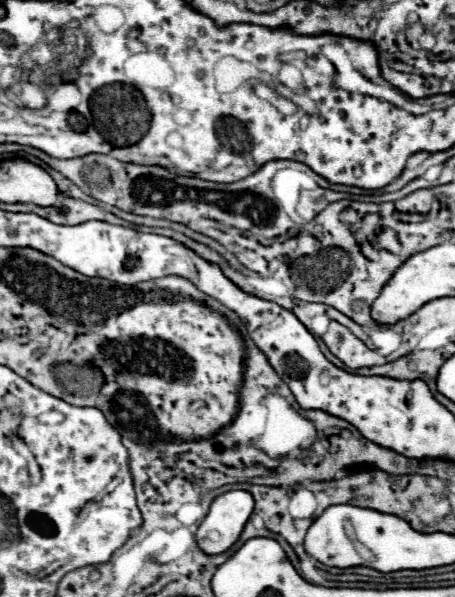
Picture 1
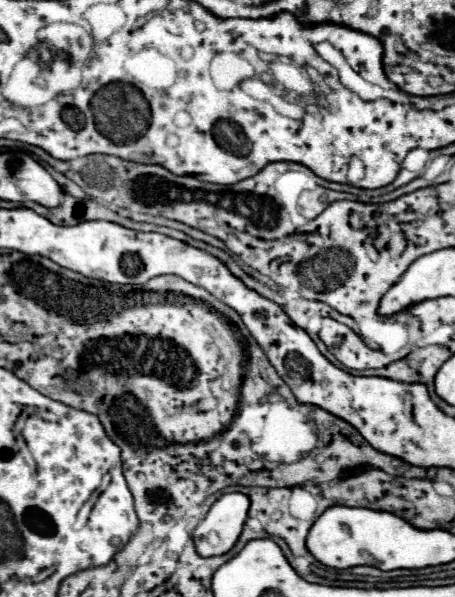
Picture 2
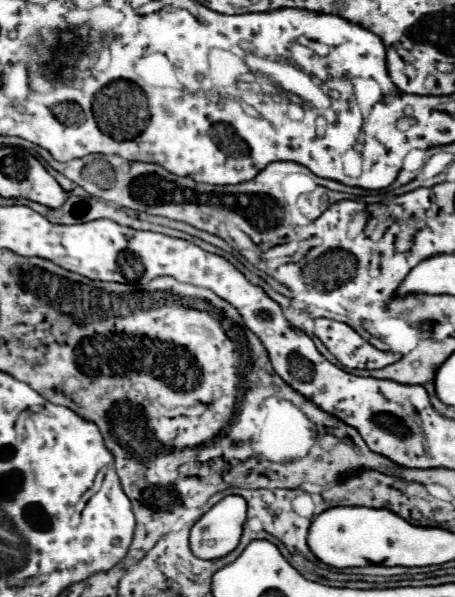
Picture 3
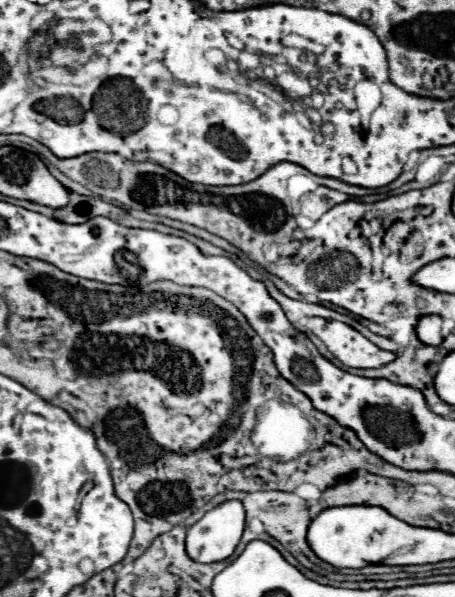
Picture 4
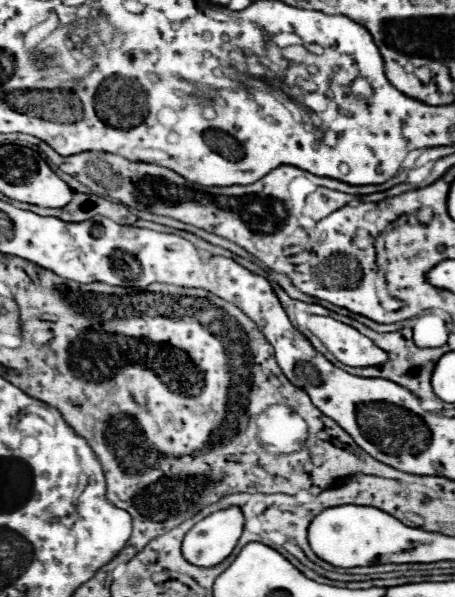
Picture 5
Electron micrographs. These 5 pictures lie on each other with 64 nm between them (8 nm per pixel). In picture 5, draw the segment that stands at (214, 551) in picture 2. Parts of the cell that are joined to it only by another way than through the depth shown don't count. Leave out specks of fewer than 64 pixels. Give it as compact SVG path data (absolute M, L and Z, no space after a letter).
M240 508L218 510L200 520L182 542L182 556L200 568L212 568L234 550L244 526Z

